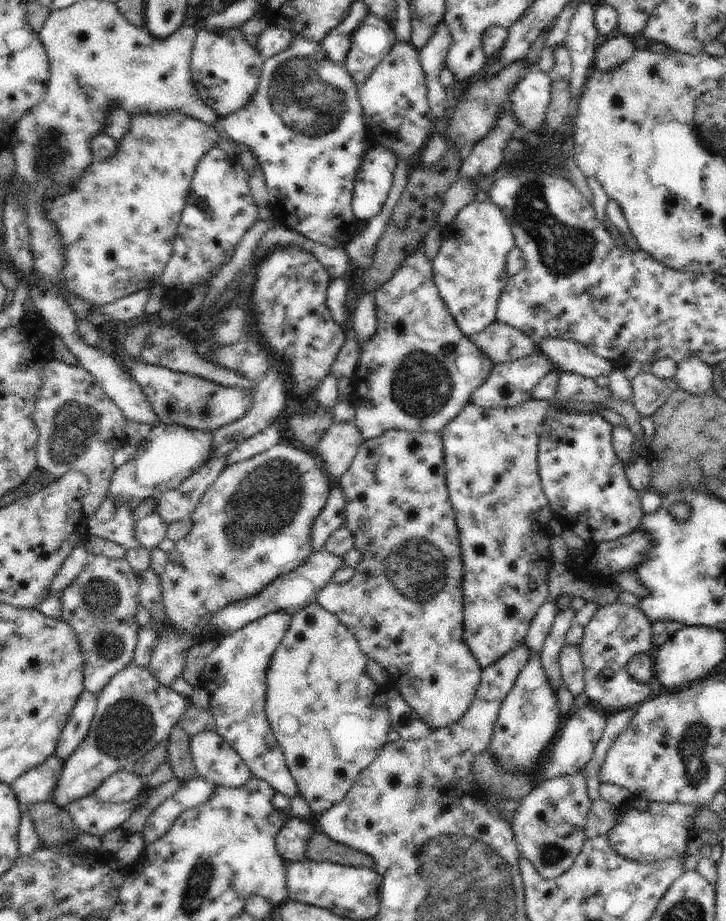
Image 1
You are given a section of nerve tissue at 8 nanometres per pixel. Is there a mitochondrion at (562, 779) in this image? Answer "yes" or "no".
no

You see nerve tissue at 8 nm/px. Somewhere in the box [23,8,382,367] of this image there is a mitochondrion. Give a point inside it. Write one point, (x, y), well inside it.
(298, 91)

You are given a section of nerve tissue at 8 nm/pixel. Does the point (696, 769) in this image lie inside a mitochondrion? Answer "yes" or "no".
yes

